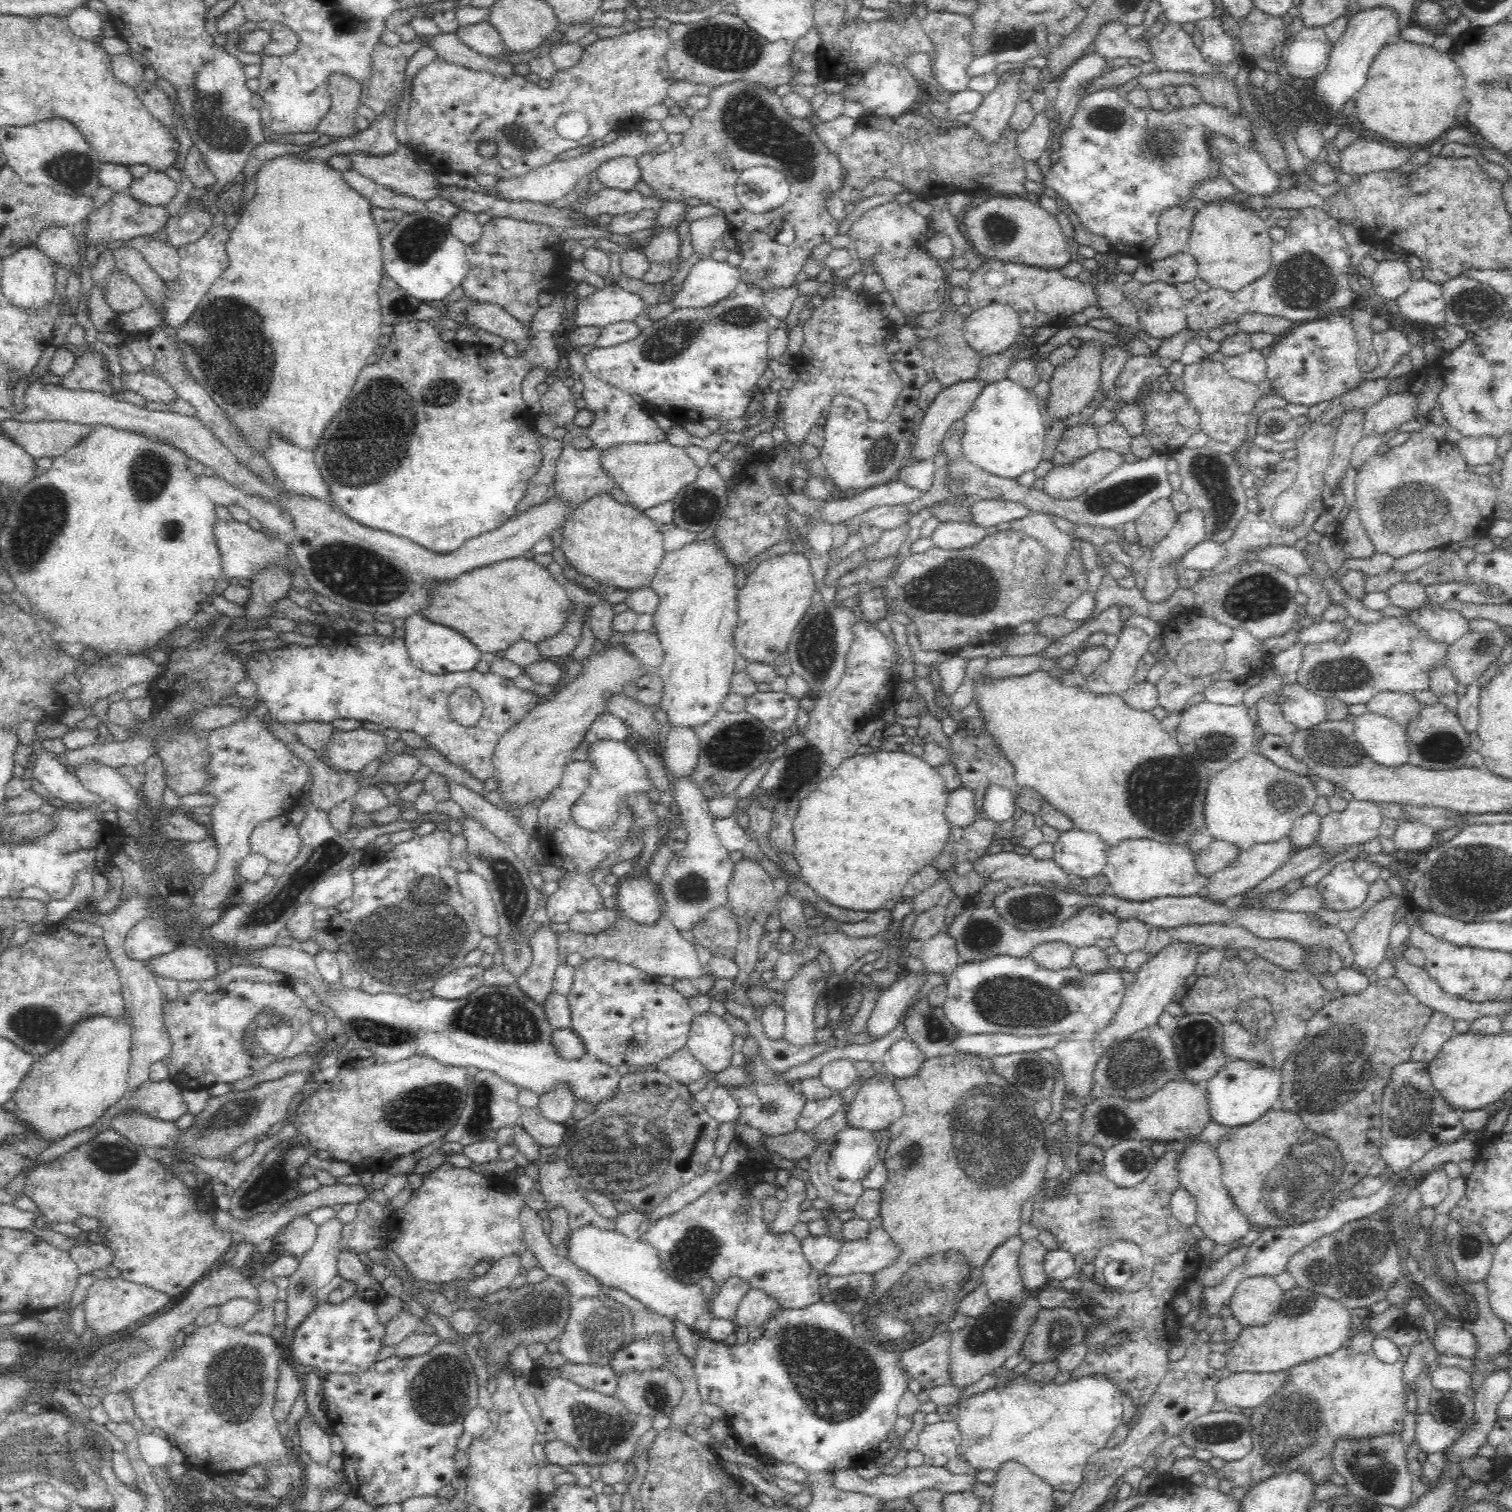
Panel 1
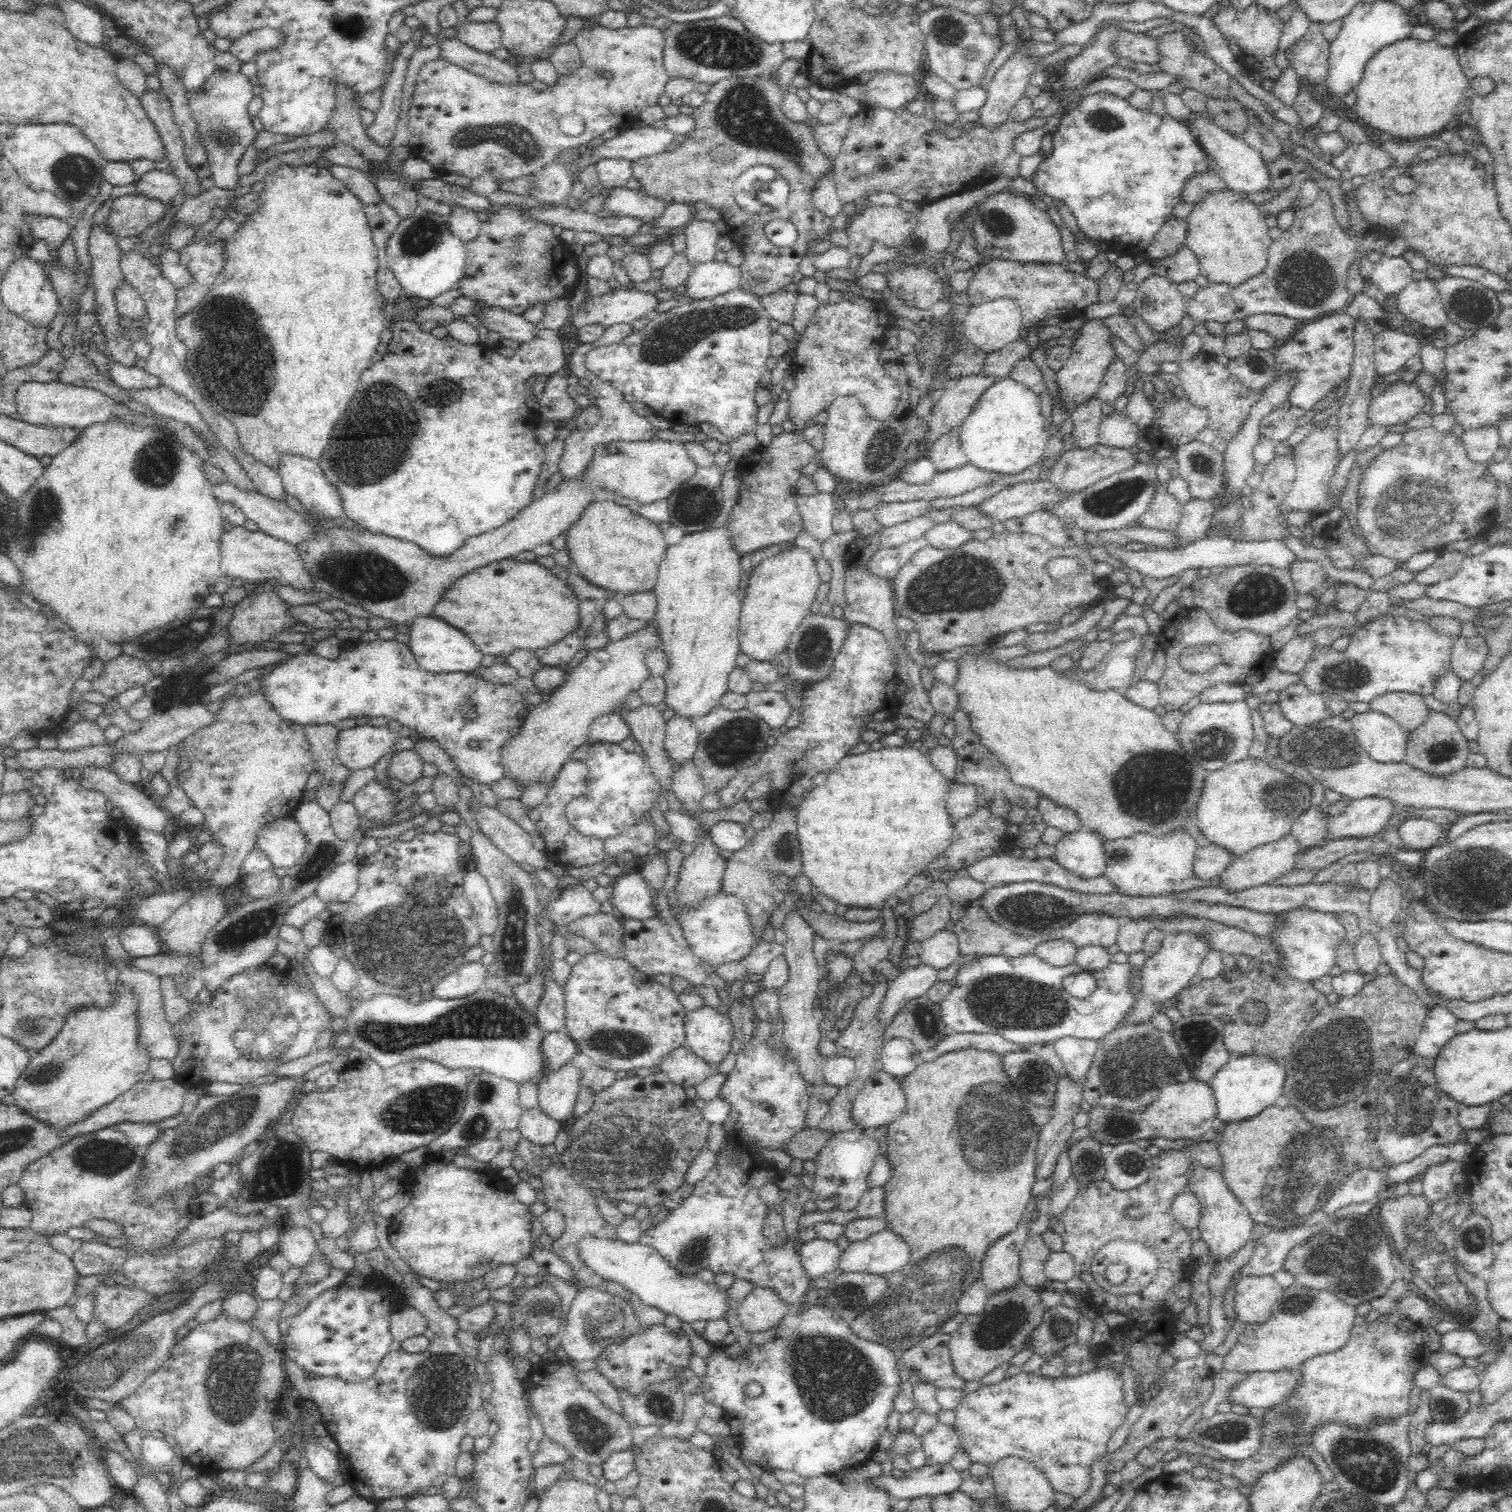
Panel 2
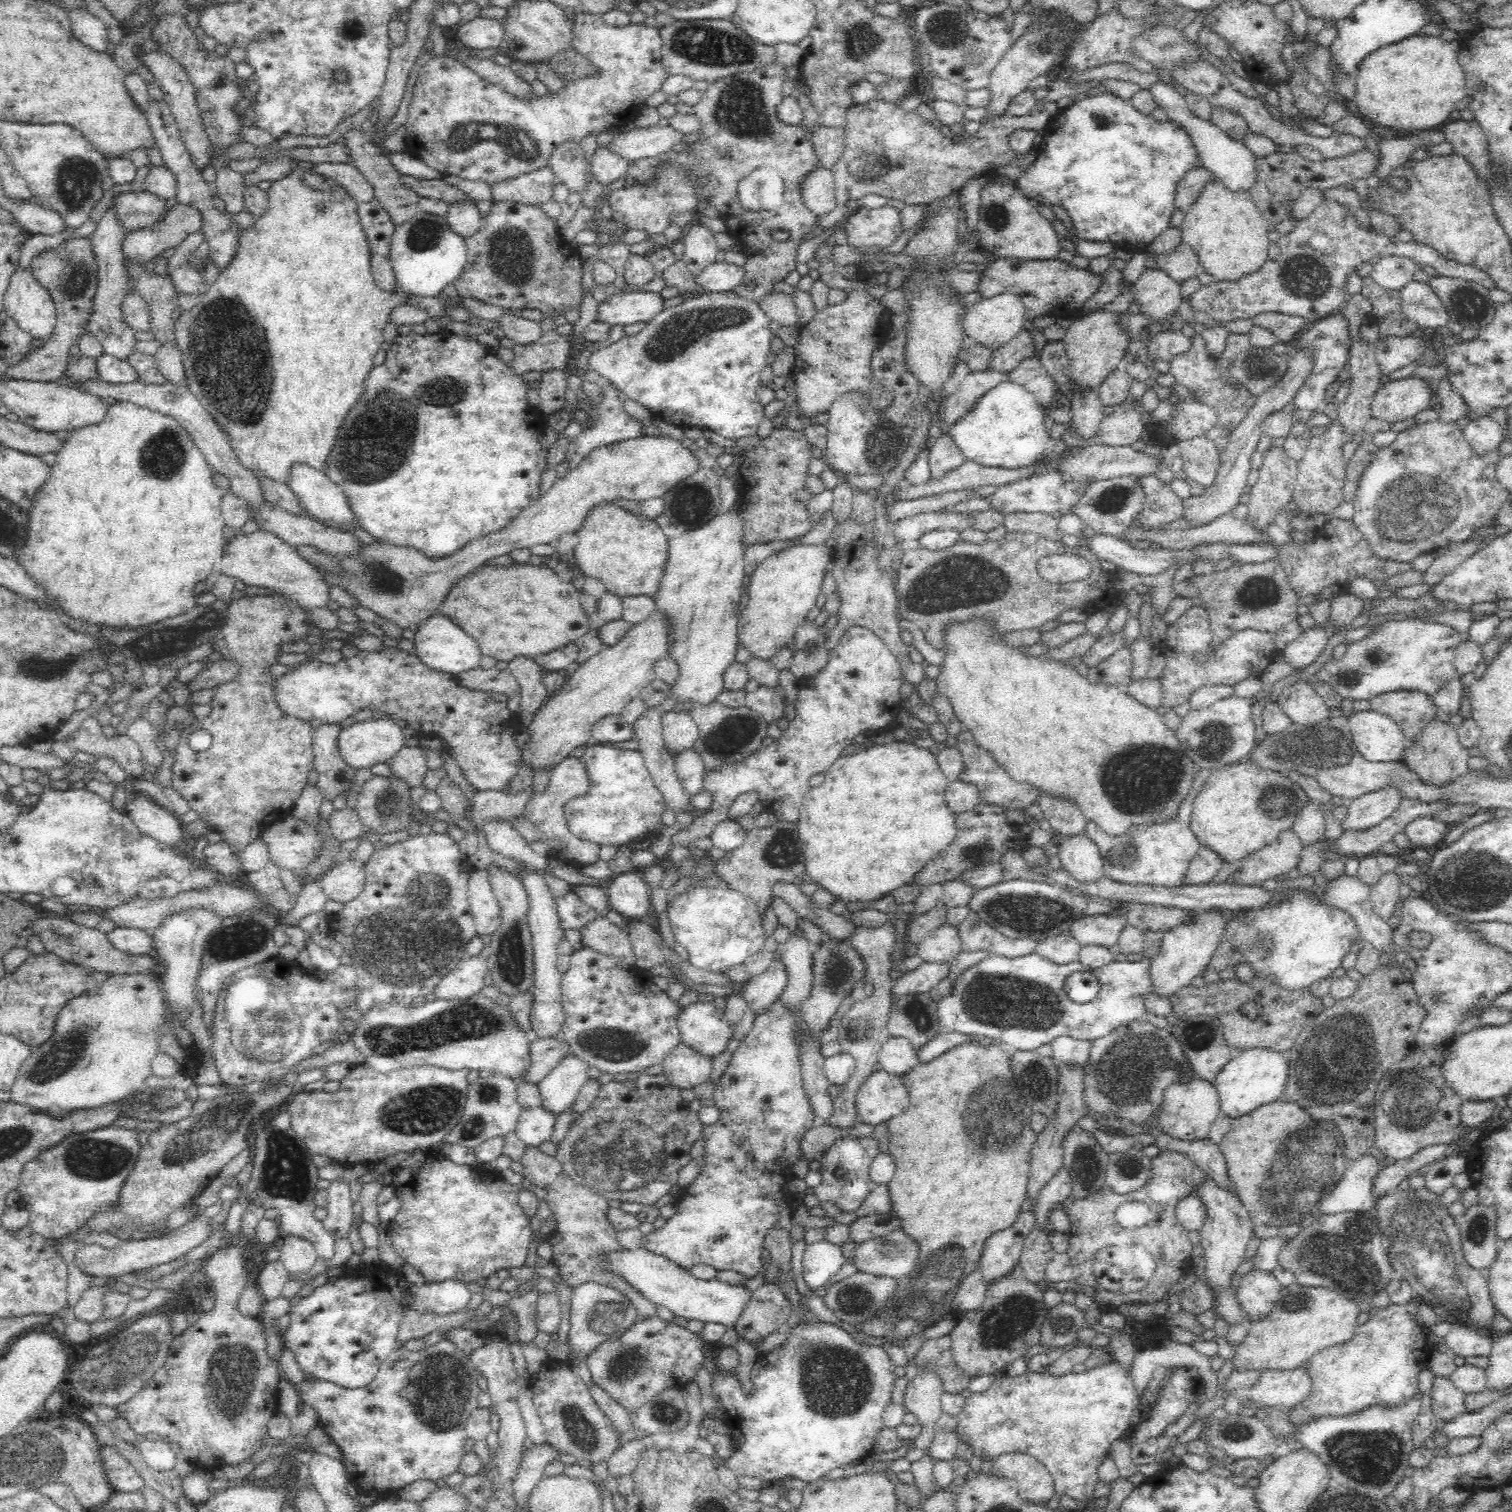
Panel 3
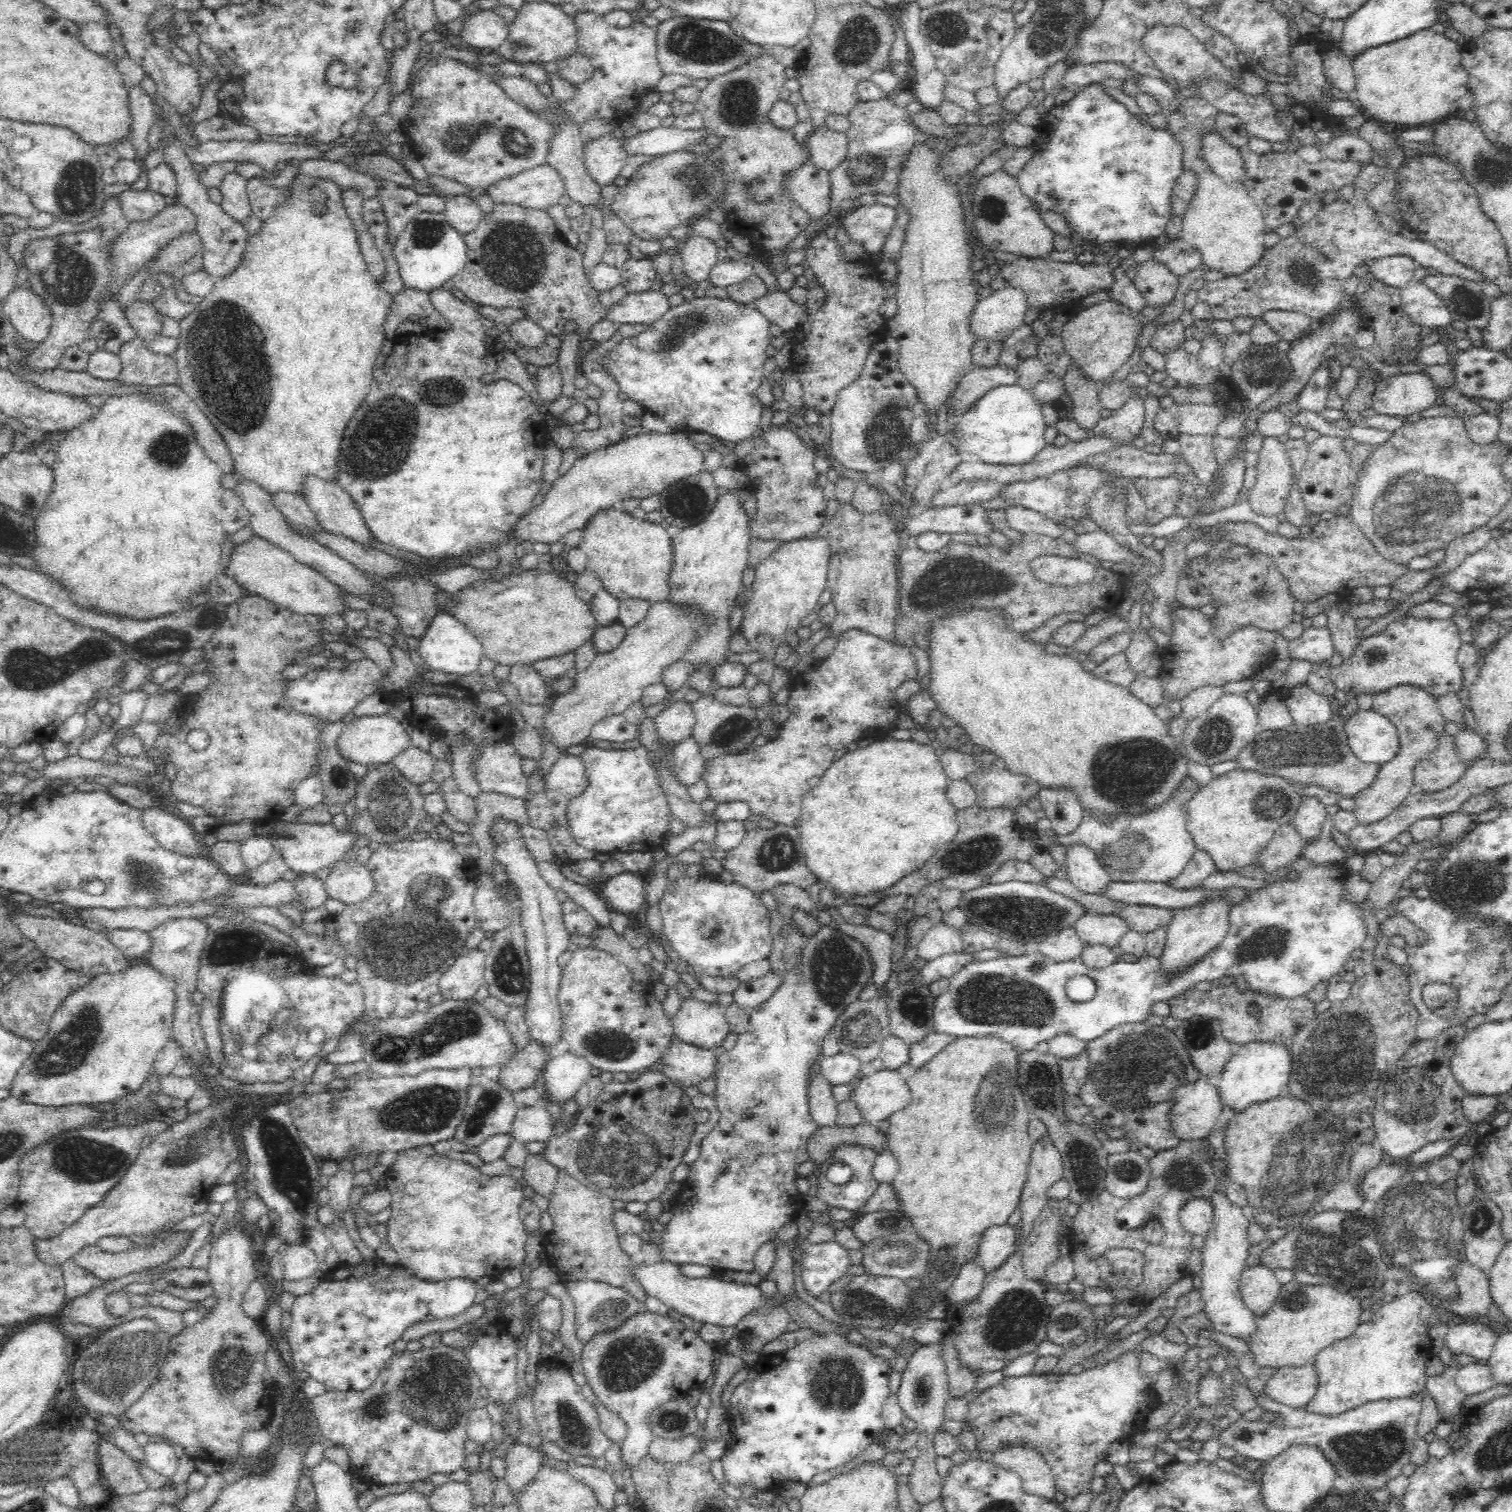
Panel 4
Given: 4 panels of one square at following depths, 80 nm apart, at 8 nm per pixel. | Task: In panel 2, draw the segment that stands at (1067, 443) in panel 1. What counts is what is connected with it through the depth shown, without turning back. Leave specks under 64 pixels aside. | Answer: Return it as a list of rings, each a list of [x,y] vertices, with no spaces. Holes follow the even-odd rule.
[[[1095,395],[1074,406],[1072,408],[1072,436],[1077,442],[1077,448],[1089,448],[1092,444],[1099,442],[1099,426],[1104,420],[1105,416],[1102,415],[1102,402]]]

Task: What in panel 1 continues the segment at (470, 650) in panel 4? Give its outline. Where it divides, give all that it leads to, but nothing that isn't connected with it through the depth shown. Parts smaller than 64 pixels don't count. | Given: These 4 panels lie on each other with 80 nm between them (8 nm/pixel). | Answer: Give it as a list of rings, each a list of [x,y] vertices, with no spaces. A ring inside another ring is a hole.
[[[420,613],[405,618],[405,645],[412,664],[420,670],[432,674],[464,672],[482,666],[482,652],[461,632],[444,624],[428,620]]]

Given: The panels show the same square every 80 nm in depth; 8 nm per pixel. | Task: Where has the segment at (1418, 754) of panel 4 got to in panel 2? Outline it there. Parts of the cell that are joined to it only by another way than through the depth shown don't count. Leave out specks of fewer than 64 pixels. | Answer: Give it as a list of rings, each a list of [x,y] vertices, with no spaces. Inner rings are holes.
[[[1389,692],[1369,702],[1369,709],[1391,716],[1406,732],[1415,731],[1428,718],[1424,697],[1411,692]],[[1381,796],[1351,799],[1345,812],[1326,820],[1330,836],[1327,840],[1342,836],[1374,836],[1388,822],[1396,807],[1393,800]]]

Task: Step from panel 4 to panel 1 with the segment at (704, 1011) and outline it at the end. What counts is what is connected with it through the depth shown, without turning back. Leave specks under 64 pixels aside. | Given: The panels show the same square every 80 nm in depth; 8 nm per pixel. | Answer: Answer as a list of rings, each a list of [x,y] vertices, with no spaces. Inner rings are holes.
[[[710,1012],[695,1014],[685,1047],[710,1073],[716,1074],[730,1067],[734,1036],[723,1017]]]

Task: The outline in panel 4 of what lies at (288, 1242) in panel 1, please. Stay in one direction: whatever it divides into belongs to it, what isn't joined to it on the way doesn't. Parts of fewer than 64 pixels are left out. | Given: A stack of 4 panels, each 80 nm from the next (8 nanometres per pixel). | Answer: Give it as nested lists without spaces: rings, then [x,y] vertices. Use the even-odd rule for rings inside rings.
[[[289,1243],[283,1258],[282,1280],[299,1281],[309,1278],[319,1270],[318,1263],[308,1247]]]

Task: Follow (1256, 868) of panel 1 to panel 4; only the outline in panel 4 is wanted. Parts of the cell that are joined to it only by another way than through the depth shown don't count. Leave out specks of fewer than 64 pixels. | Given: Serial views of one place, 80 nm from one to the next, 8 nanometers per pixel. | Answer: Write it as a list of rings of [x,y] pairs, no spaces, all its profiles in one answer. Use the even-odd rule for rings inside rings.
[[[1281,823],[1267,847],[1258,855],[1257,862],[1271,876],[1278,868],[1286,868],[1298,858],[1305,840],[1293,823]]]

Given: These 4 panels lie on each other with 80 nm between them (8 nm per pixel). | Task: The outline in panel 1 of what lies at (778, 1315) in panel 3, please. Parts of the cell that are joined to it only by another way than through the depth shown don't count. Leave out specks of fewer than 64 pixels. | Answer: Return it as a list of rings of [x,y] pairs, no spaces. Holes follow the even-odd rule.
[[[751,1288],[738,1305],[736,1318],[743,1327],[754,1326],[762,1328],[778,1311],[781,1304],[770,1298],[762,1289]]]

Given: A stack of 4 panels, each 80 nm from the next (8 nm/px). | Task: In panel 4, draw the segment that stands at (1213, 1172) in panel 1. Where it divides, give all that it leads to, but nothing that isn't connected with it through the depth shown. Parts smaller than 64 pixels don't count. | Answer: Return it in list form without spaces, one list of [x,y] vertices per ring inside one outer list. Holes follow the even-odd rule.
[[[1218,1190],[1209,1196],[1209,1201],[1214,1207],[1214,1224],[1205,1236],[1201,1249],[1203,1266],[1199,1290],[1204,1301],[1202,1311],[1206,1313],[1214,1330],[1248,1342],[1256,1330],[1257,1318],[1246,1306],[1240,1290],[1241,1274],[1248,1266],[1246,1258],[1251,1246],[1247,1234],[1248,1213],[1245,1213],[1246,1208],[1232,1205],[1227,1196]]]

